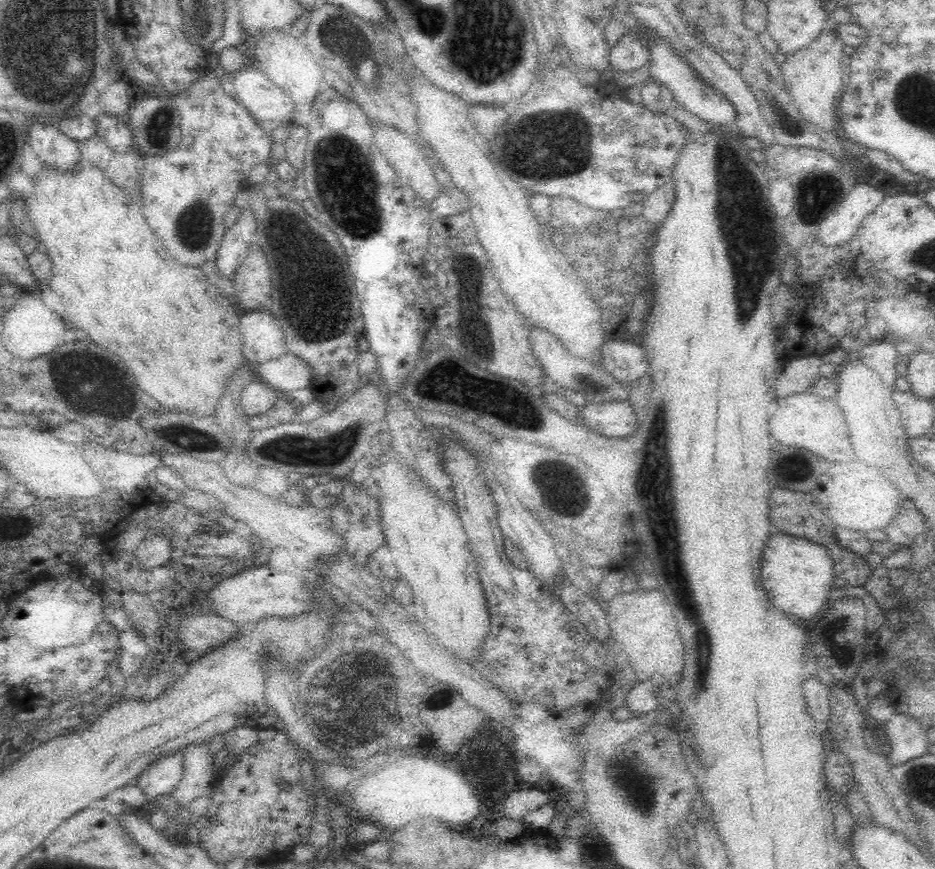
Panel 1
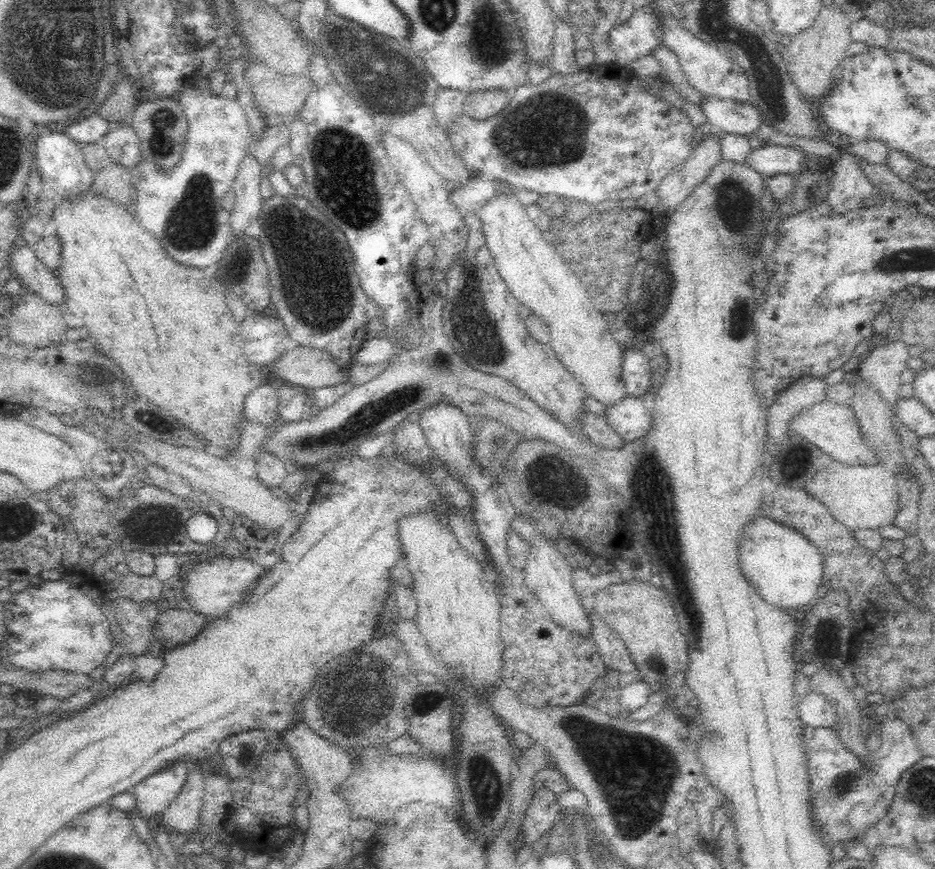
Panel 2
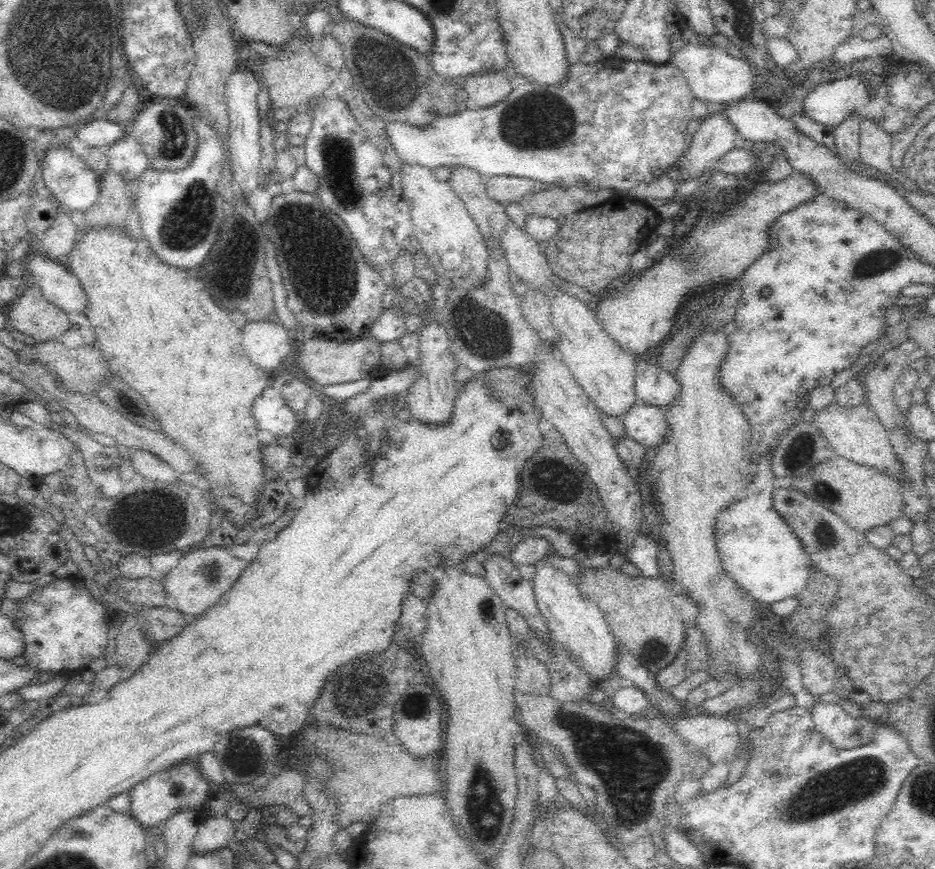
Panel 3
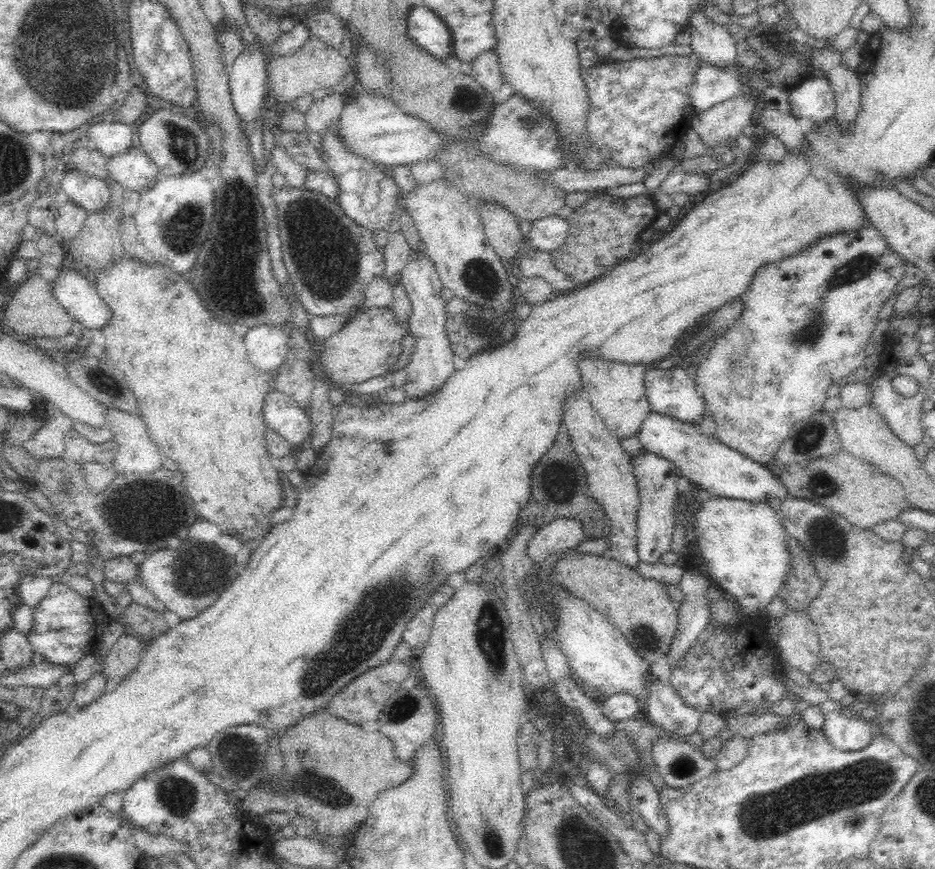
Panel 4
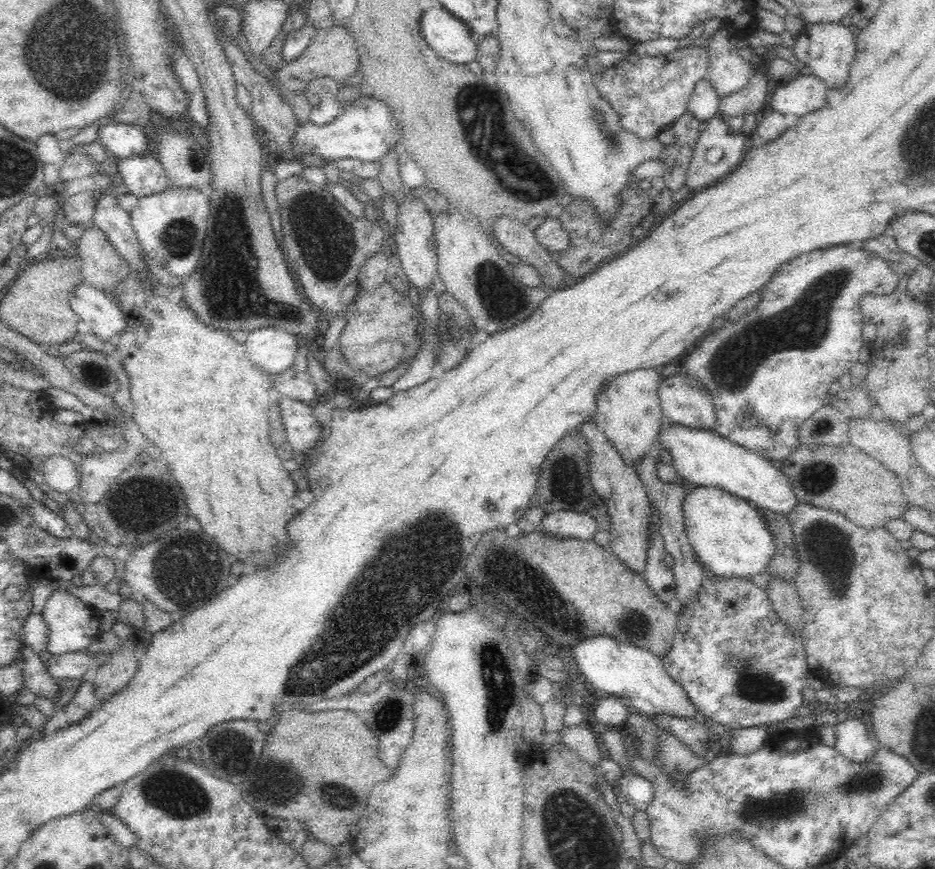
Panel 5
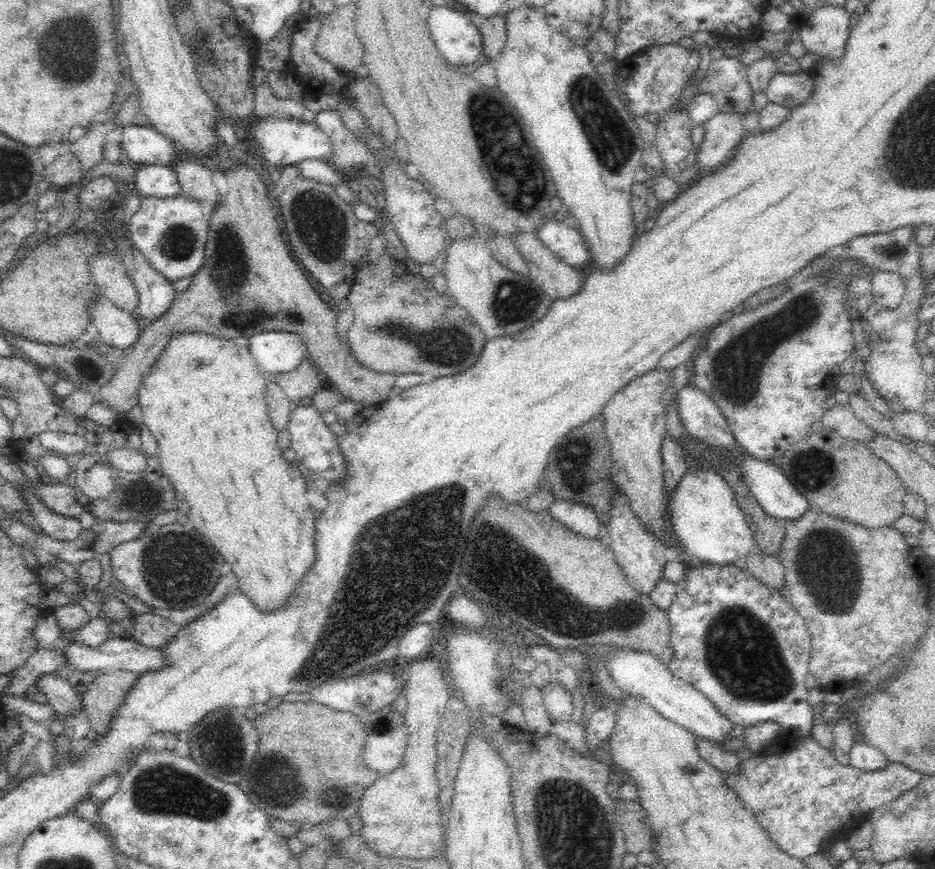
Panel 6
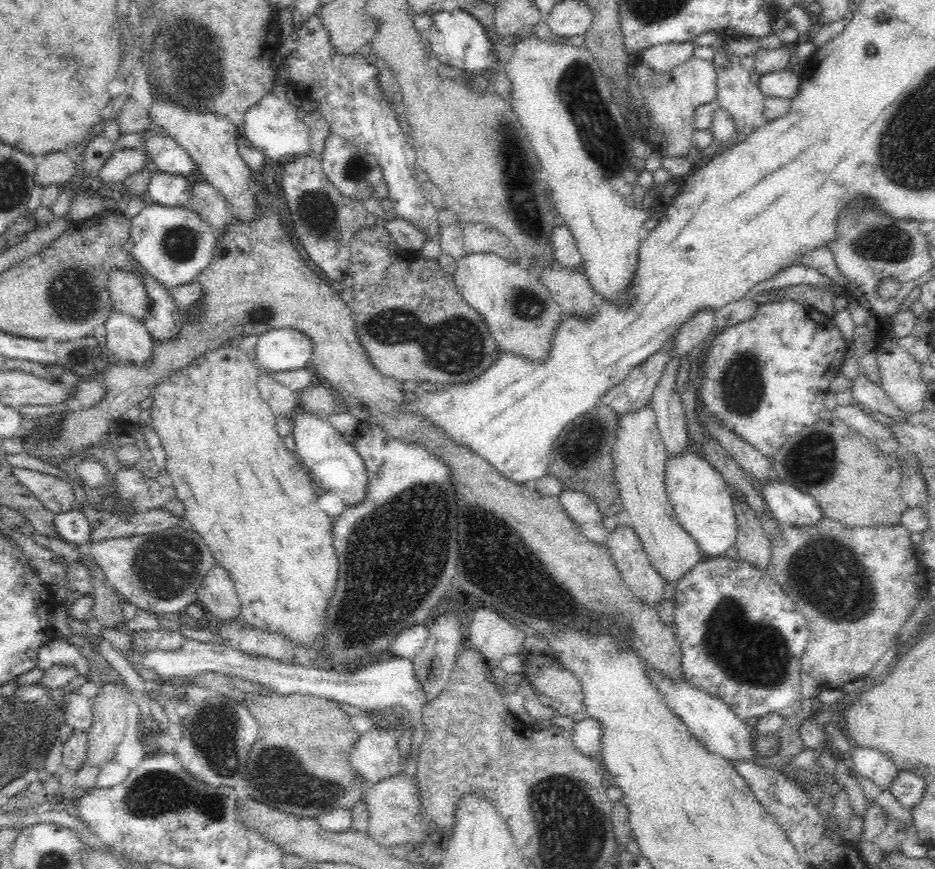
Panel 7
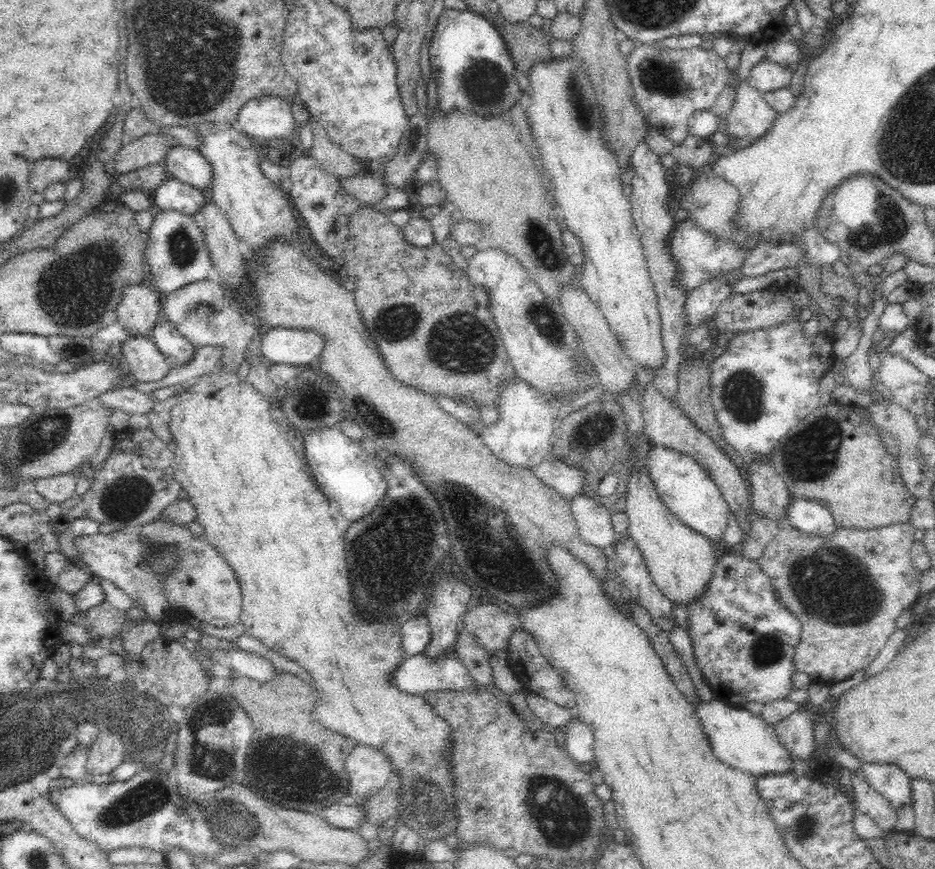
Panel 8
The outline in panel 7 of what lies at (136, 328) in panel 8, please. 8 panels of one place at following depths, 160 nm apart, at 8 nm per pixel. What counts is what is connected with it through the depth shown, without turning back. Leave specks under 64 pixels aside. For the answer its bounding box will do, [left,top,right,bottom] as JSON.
[106,268,150,321]

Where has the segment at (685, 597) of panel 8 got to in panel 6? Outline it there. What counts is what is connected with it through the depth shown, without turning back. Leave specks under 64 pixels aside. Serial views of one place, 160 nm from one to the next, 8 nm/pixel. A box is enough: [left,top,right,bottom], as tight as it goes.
[601,368,673,558]

